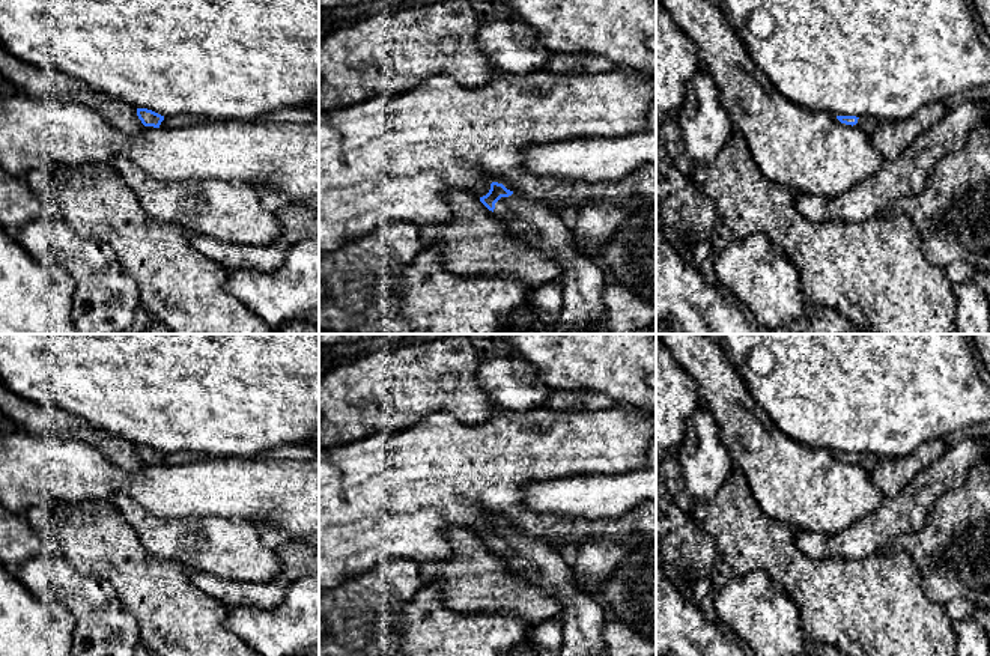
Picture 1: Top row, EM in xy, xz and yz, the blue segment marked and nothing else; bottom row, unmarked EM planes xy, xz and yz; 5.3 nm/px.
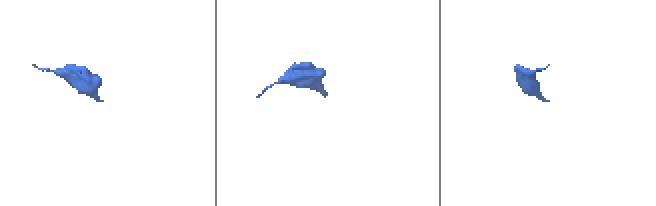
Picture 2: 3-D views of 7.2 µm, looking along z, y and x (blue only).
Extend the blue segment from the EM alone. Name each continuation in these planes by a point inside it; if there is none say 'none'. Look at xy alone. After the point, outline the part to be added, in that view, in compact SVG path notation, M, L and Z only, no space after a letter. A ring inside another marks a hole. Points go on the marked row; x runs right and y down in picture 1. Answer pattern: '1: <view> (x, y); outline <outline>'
1: xy (178, 121); outline M176 114L173 117L164 117L159 128L181 128L203 123L205 120L208 119L196 114Z

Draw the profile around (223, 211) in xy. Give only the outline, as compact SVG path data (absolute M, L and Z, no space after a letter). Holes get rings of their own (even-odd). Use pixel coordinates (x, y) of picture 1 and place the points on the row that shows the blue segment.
M126 158L113 164L140 206L158 221L232 244L281 244L280 221L262 206L253 187L211 179L159 182Z

